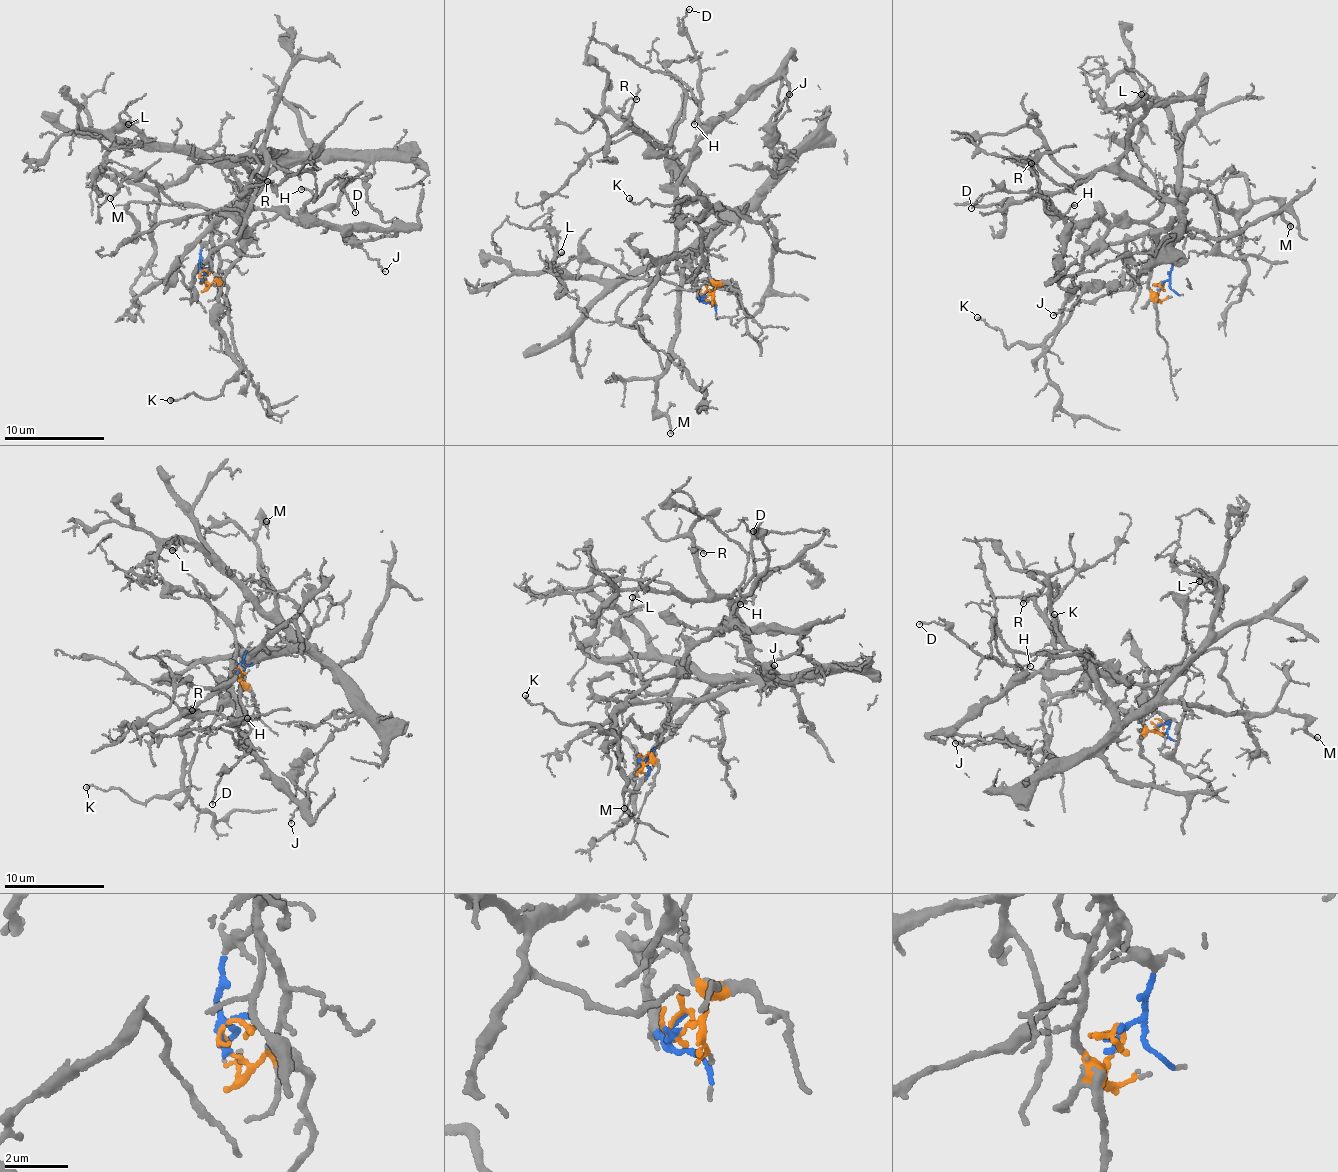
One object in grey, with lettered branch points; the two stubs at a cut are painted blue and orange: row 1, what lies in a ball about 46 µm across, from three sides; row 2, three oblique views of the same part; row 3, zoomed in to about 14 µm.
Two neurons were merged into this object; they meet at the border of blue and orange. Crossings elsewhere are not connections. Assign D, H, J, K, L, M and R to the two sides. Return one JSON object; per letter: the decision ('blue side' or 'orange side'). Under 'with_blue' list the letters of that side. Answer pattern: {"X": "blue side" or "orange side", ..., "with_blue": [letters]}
{"D": "orange side", "H": "orange side", "J": "orange side", "K": "orange side", "L": "blue side", "M": "blue side", "R": "blue side", "with_blue": ["L", "M", "R"]}

